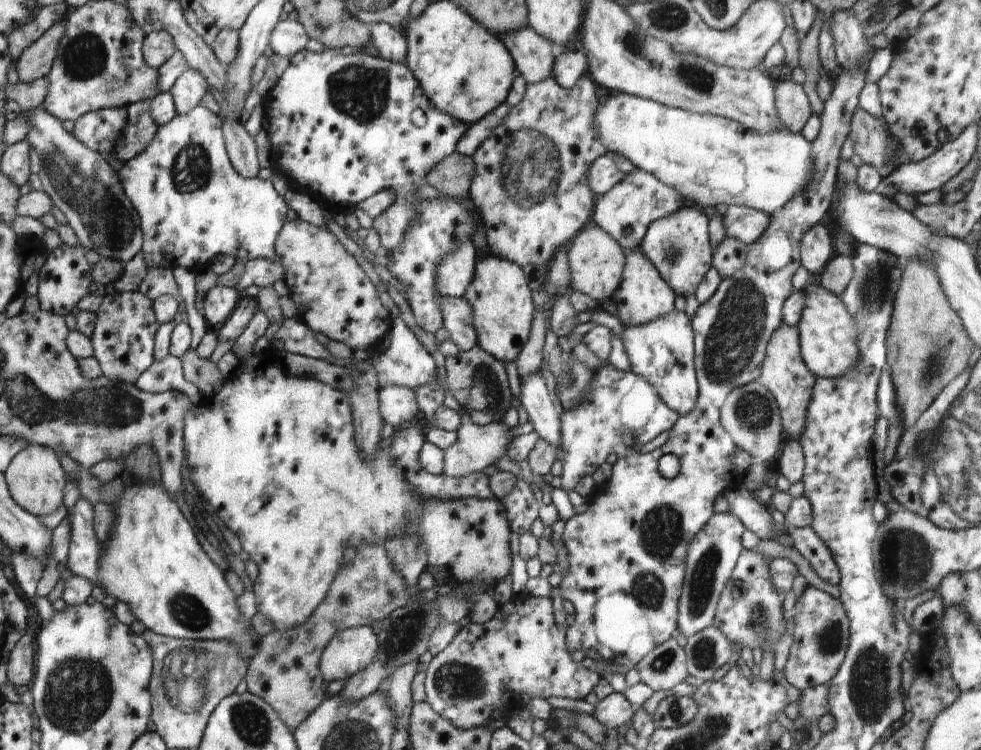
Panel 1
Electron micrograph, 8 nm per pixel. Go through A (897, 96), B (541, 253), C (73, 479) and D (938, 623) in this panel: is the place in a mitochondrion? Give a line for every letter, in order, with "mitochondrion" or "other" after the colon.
A: other
B: other
C: other
D: other

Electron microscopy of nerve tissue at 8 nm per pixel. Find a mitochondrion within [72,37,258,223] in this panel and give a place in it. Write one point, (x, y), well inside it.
(192, 168)

